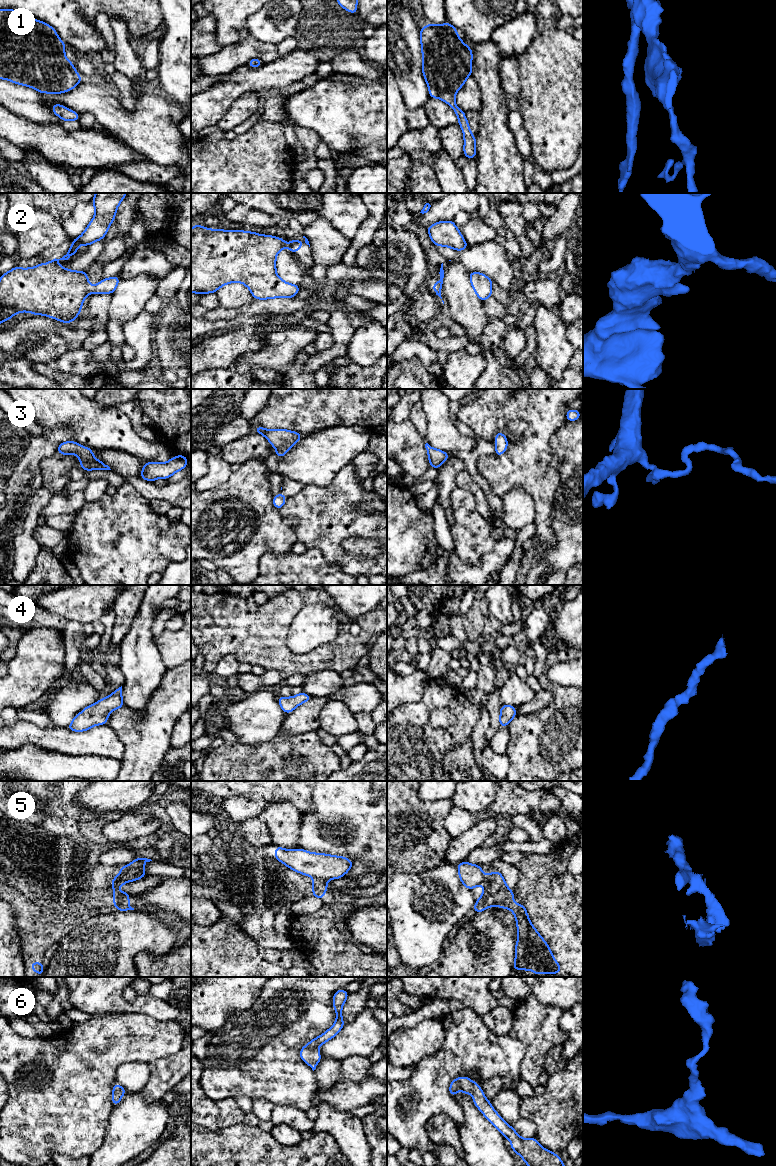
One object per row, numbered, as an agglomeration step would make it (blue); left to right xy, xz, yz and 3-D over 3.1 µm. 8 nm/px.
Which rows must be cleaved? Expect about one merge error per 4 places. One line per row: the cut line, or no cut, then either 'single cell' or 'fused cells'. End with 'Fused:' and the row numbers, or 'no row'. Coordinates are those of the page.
1: no cut; single cell
2: cut in xy along (91, 287), (89, 291); fused cells
3: no cut; single cell
4: no cut; single cell
5: cut in xz along (314, 877), (325, 881); fused cells
6: no cut; single cell
Fused: 2, 5

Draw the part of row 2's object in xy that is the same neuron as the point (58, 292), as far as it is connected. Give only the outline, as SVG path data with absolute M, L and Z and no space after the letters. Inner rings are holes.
M96 193L92 199L95 215L81 236L72 240L72 245L60 259L41 263L32 268L14 267L0 276L0 323L10 320L19 312L30 312L34 315L54 317L57 321L71 324L79 316L83 300L89 296L91 285L85 271L72 271L58 266L59 260L68 260L78 252L79 245L89 246L104 239L116 216L116 210L127 193ZM53 319L54 320L54 319Z

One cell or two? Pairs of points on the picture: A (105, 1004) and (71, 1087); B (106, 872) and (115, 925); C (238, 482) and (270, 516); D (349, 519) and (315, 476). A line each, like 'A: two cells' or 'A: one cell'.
A: two cells
B: one cell
C: one cell
D: two cells

